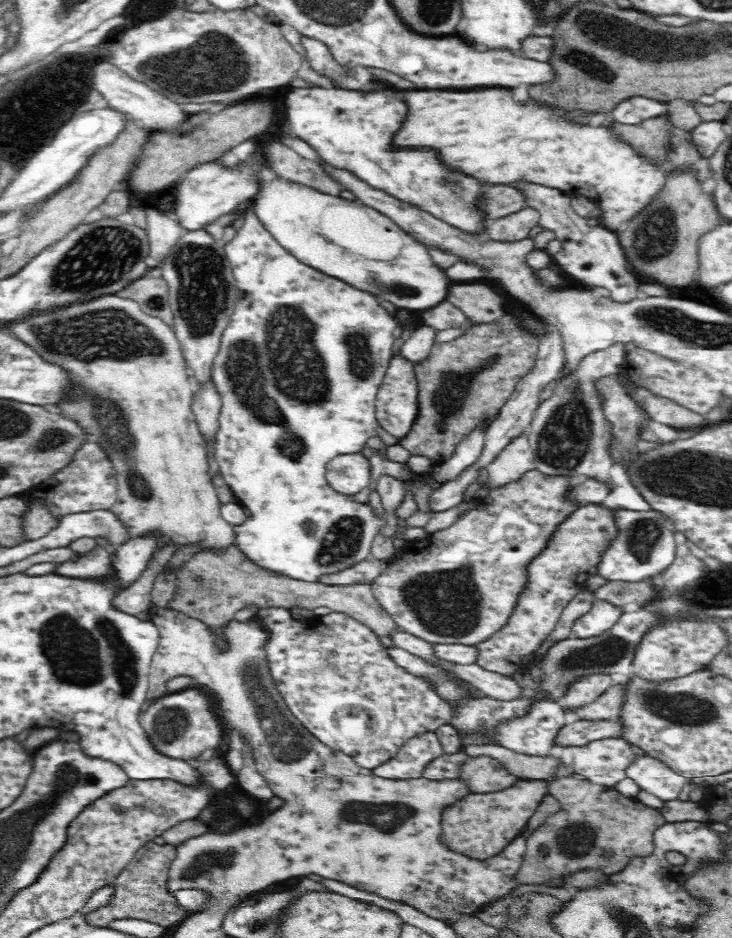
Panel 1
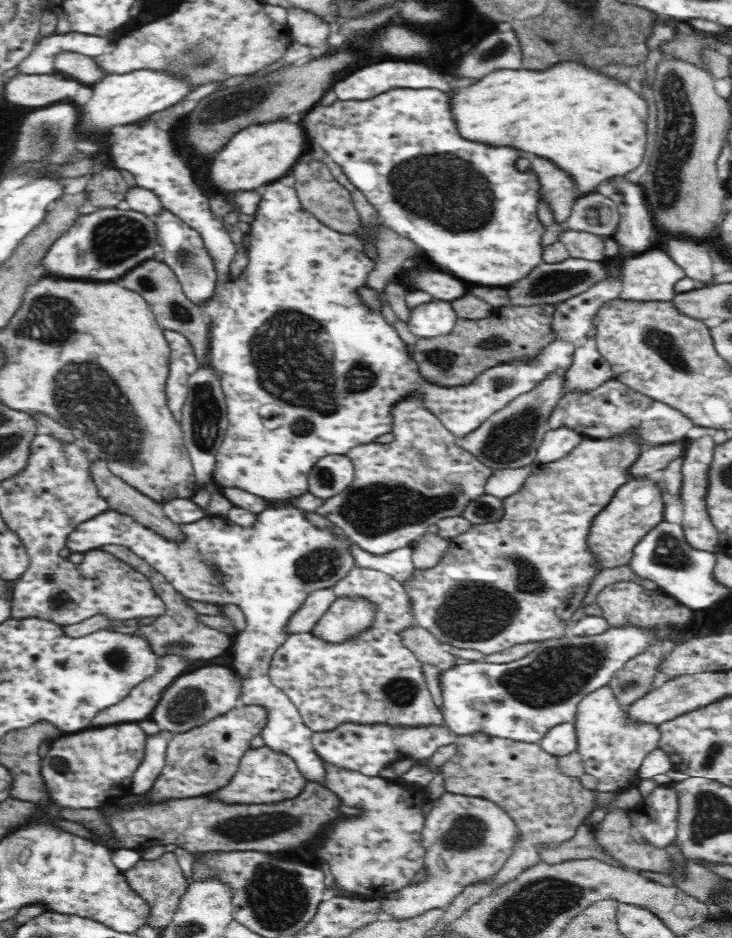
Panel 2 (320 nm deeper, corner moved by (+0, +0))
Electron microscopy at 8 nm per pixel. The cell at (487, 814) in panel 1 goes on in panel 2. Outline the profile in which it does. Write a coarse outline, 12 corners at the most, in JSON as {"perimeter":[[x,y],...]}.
{"perimeter":[[446,791],[423,824],[426,879],[385,918],[447,908],[510,859],[514,820]]}

